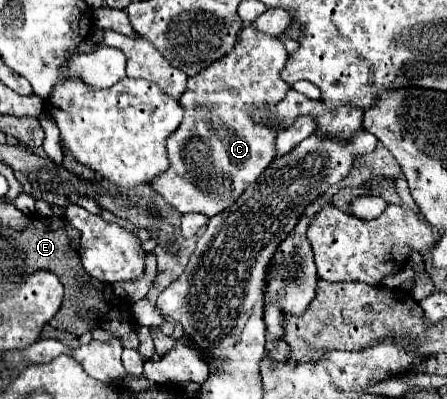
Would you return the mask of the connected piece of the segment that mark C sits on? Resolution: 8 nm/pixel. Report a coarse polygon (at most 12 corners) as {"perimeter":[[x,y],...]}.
{"perimeter":[[253,25],[189,77],[171,167],[179,213],[227,209],[275,157],[255,123],[291,89],[283,39]]}

